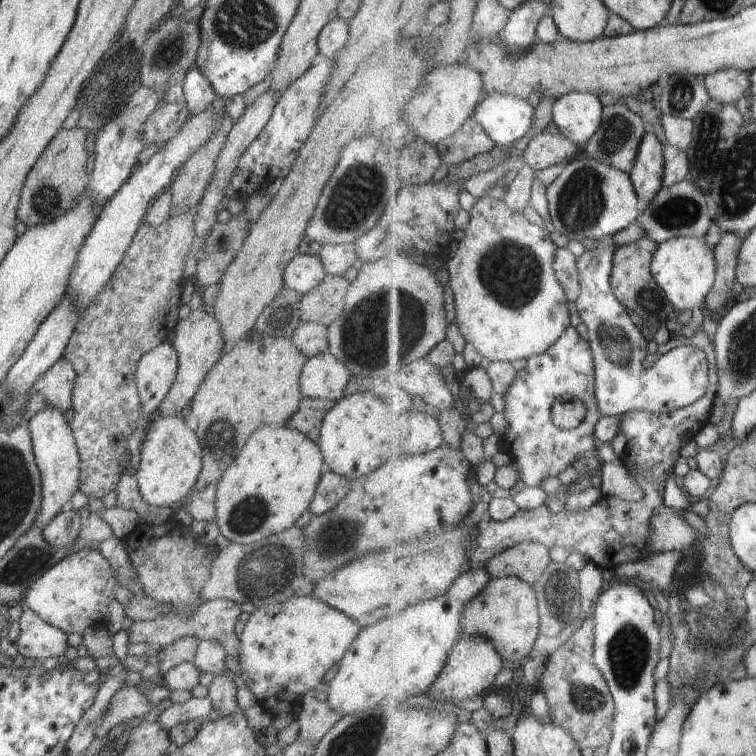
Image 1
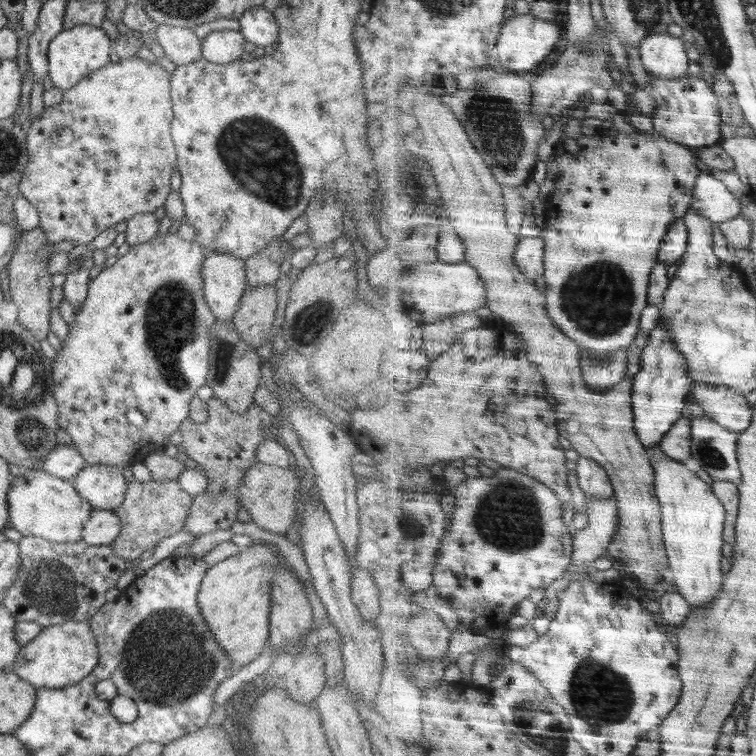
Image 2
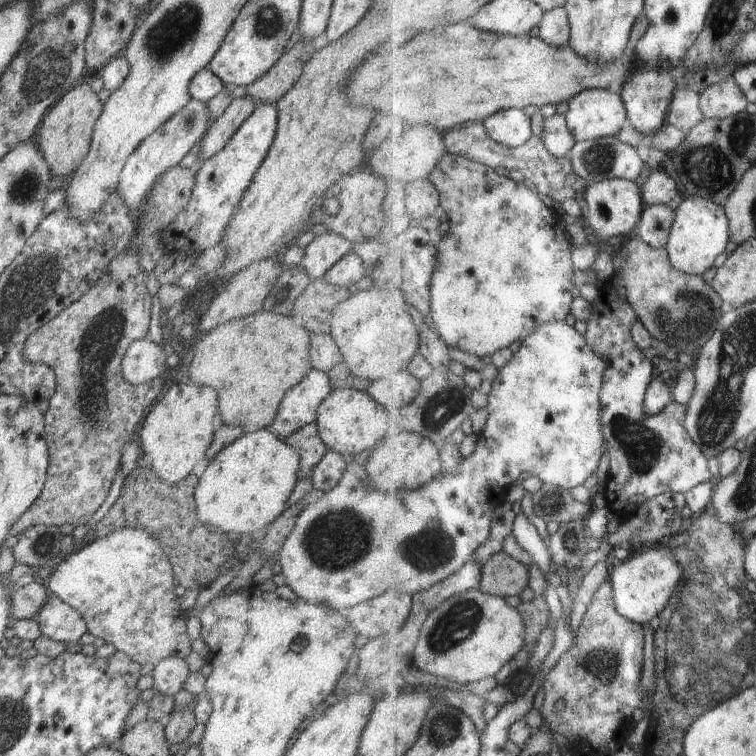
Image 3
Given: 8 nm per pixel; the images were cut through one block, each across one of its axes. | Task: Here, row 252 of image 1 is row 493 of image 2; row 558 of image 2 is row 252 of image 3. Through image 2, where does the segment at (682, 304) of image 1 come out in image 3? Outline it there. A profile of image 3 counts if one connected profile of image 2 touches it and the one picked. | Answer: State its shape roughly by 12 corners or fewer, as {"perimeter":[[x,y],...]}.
{"perimeter":[[678,201],[668,246],[682,272],[706,274],[733,238],[725,205]]}

